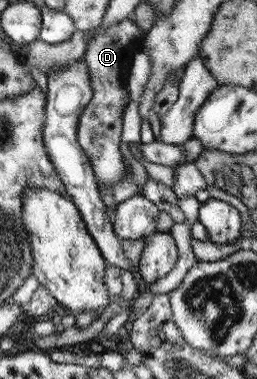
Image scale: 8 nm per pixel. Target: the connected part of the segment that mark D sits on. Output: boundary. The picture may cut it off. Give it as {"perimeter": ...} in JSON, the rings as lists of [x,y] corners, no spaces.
{"perimeter":[[[132,18],[125,19],[112,27],[99,29],[88,43],[84,59],[87,61],[89,80],[92,84],[93,96],[83,109],[77,127],[77,140],[86,152],[98,187],[116,185],[125,178],[128,171],[126,159],[120,152],[120,136],[123,129],[123,111],[129,102],[127,78],[131,56],[138,51],[144,42],[139,27]]]}

